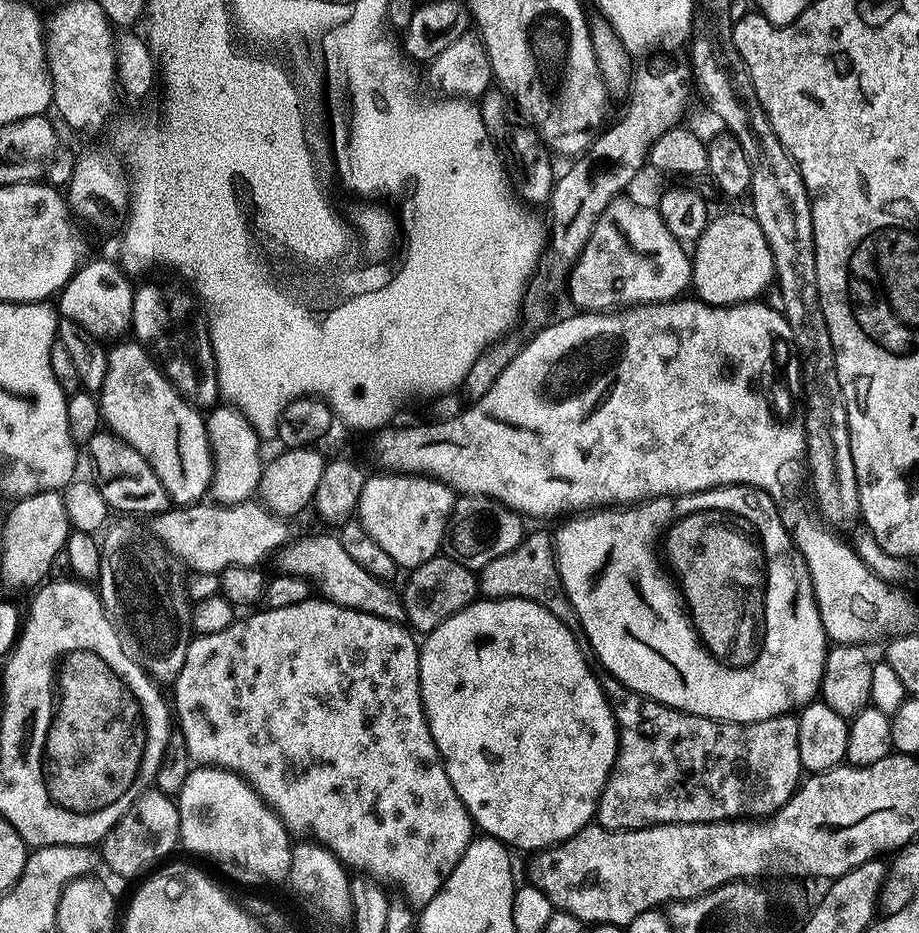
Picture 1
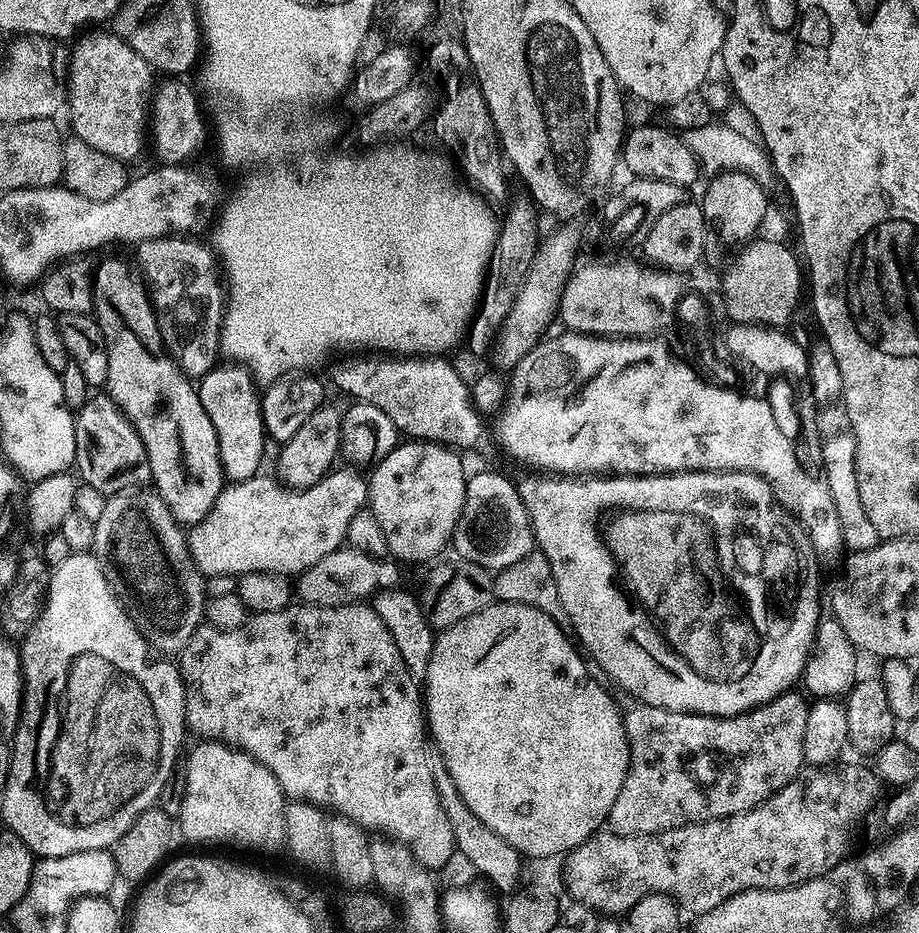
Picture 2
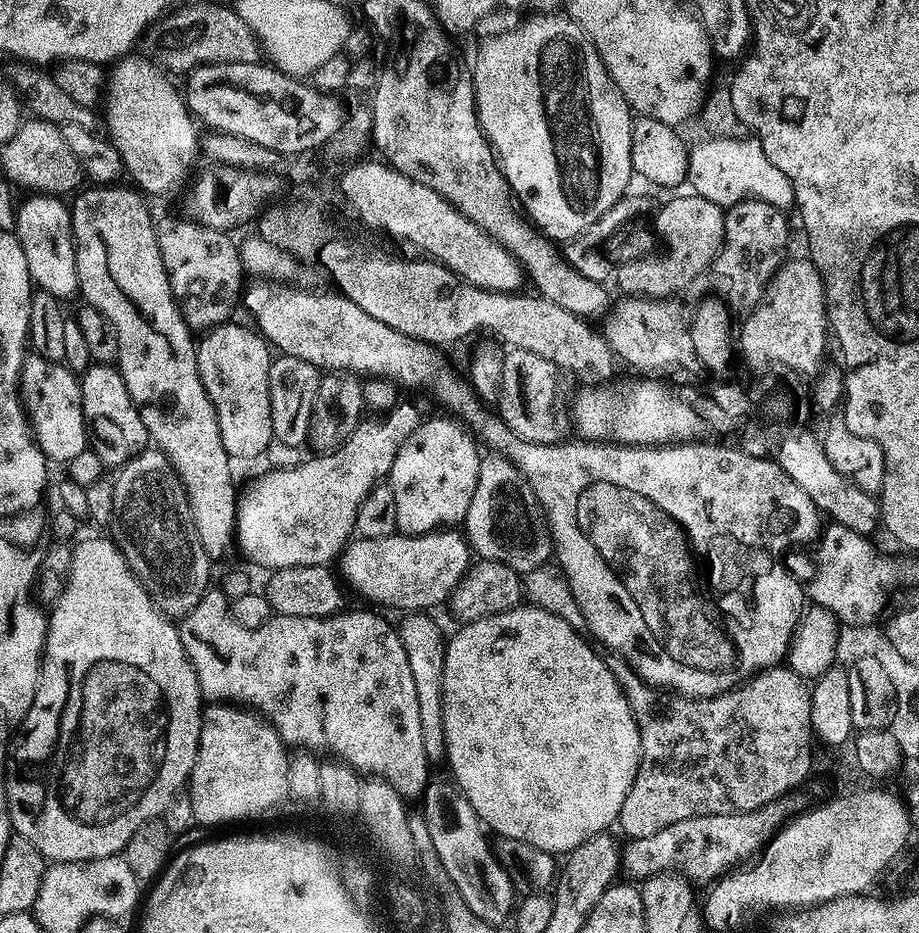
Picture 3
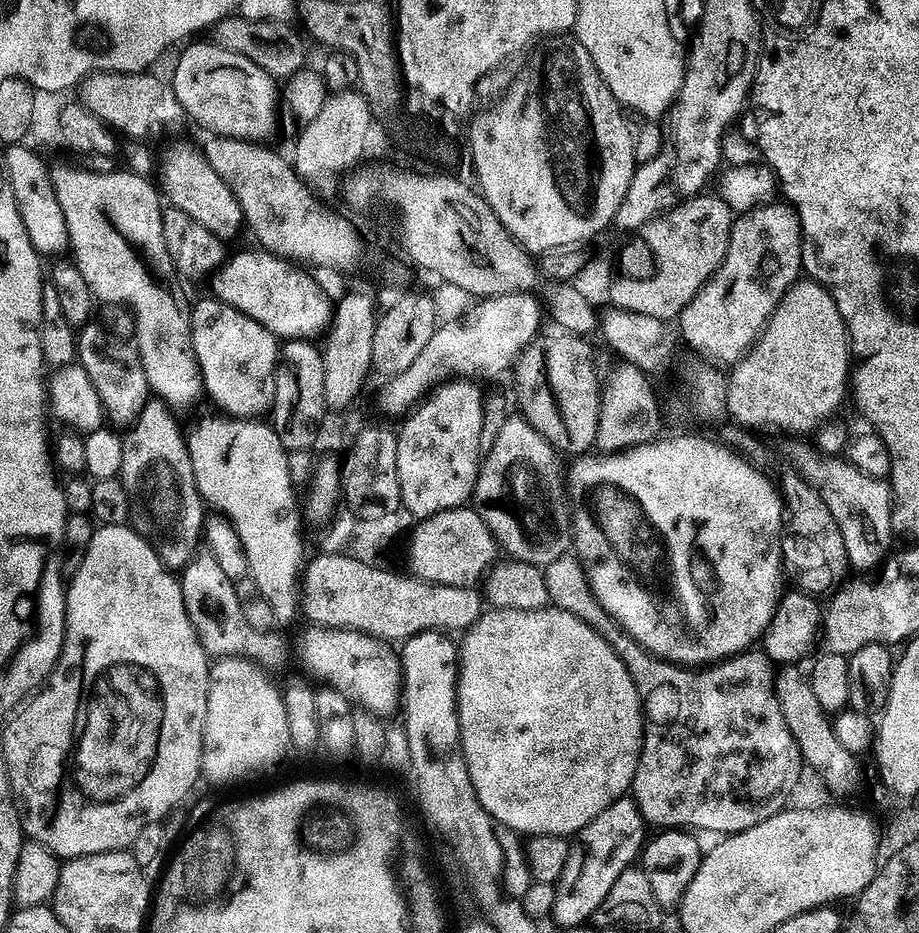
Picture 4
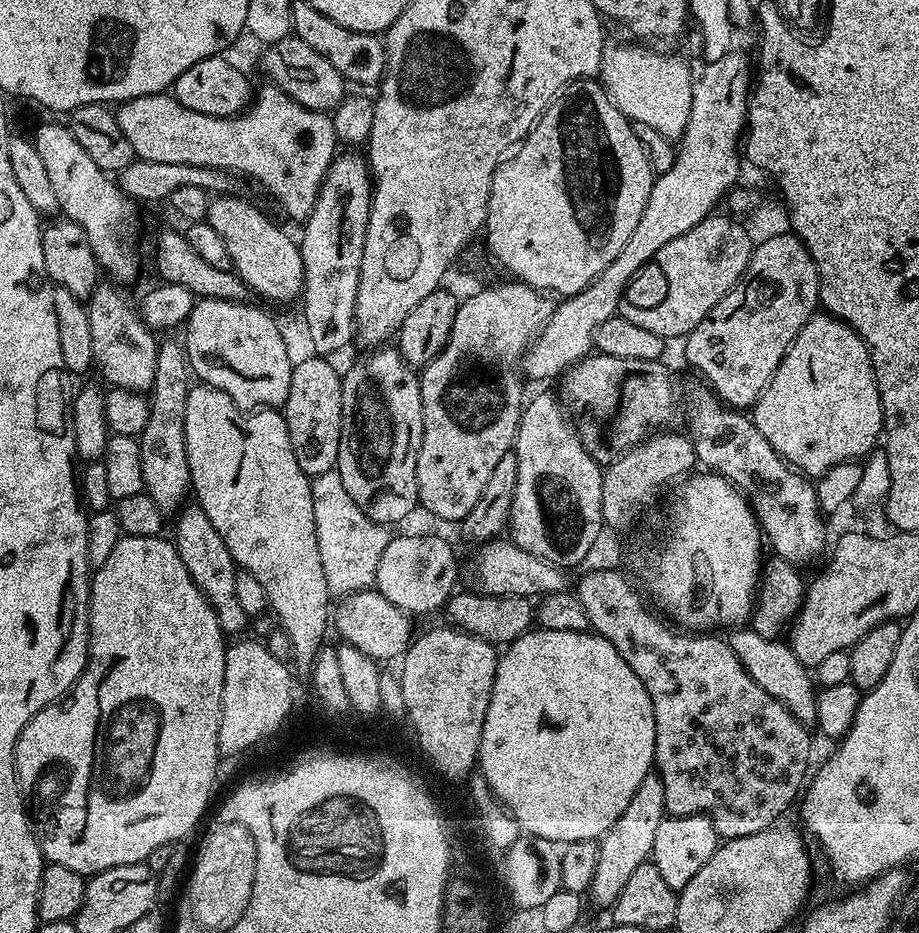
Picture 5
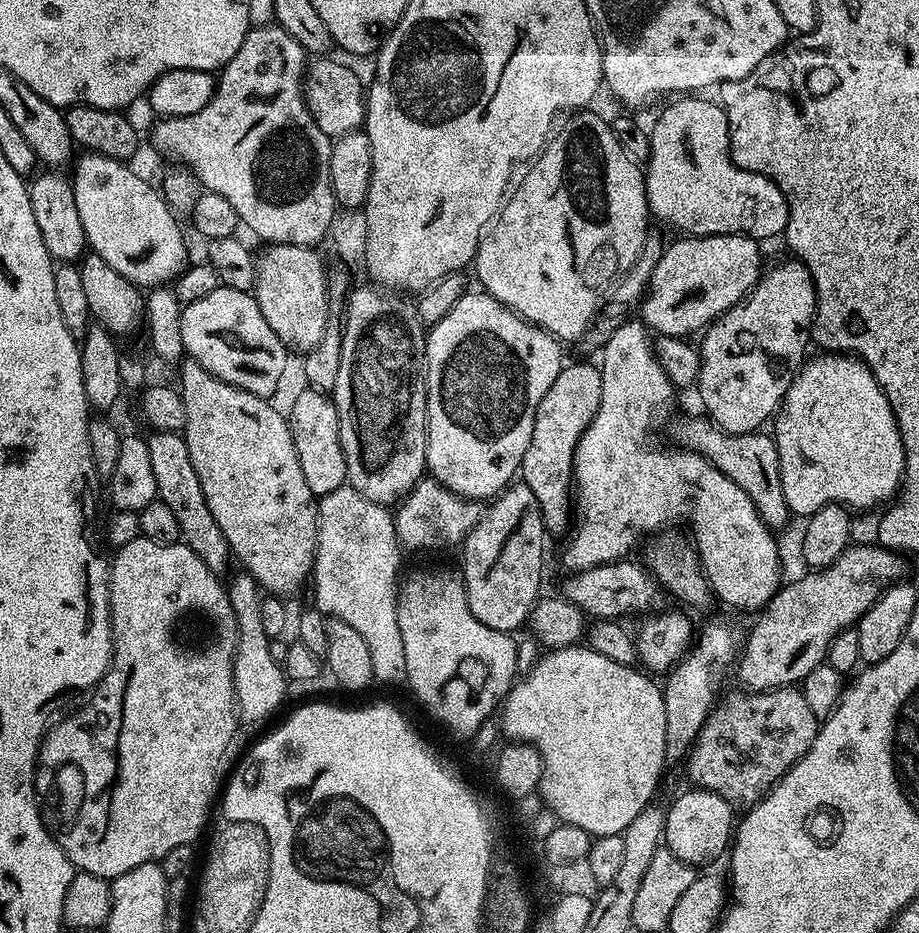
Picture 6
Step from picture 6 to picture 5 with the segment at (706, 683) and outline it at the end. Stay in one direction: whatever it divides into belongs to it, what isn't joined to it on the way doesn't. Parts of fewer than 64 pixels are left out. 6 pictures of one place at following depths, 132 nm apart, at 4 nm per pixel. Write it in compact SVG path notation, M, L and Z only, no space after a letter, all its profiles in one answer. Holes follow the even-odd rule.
M650 774L642 778L642 786L638 786L634 798L630 798L630 806L626 806L622 818L618 818L618 822L614 822L614 826L610 826L610 830L598 841L598 866L594 870L590 889L590 897L592 896L594 903L607 905L615 901L622 886L626 886L627 880L630 879L630 874L634 874L638 866L649 863L654 846L654 830L658 830L658 826L662 826L665 819L664 787L659 775Z

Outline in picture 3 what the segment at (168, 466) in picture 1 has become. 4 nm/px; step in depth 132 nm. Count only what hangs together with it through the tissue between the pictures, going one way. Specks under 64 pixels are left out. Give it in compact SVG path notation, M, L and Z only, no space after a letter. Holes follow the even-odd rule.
M88 236L88 240L74 240L74 243L79 295L85 296L84 300L104 316L115 332L118 346L116 364L126 382L126 390L130 390L130 398L140 409L149 441L168 459L180 485L184 487L200 540L212 550L222 548L228 542L230 544L236 522L238 488L232 485L233 465L228 451L222 446L218 418L200 376L192 376L192 368L188 368L188 364L176 364L176 360L172 360L172 352L168 352L168 344L164 344L164 340L160 340L160 336L156 336L156 332L152 332L152 328L148 328L148 324L144 324L144 320L132 312L132 304L128 304L128 300L116 292L116 284L108 280L108 268L104 268L104 248L100 248L100 240L96 240L96 236Z

